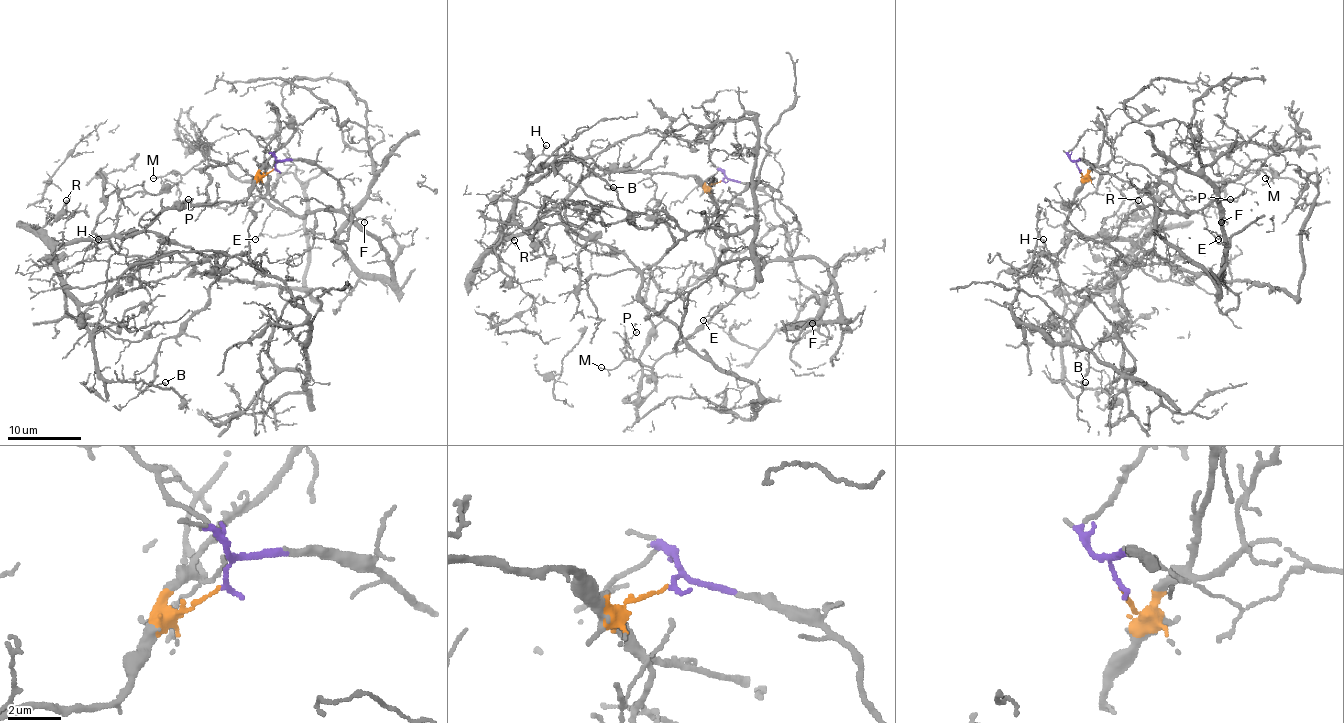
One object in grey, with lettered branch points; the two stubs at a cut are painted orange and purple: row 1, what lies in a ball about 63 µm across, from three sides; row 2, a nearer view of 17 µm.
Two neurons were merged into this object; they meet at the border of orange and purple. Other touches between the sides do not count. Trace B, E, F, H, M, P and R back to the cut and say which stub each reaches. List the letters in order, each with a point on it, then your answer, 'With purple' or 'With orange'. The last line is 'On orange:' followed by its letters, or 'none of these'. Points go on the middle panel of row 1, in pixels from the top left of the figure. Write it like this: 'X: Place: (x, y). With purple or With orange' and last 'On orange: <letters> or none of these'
B: Place: (613, 187). With orange
E: Place: (703, 320). With purple
F: Place: (812, 323). With purple
H: Place: (546, 145). With orange
M: Place: (601, 367). With purple
P: Place: (636, 332). With purple
R: Place: (514, 240). With orange
On orange: B, H, R

